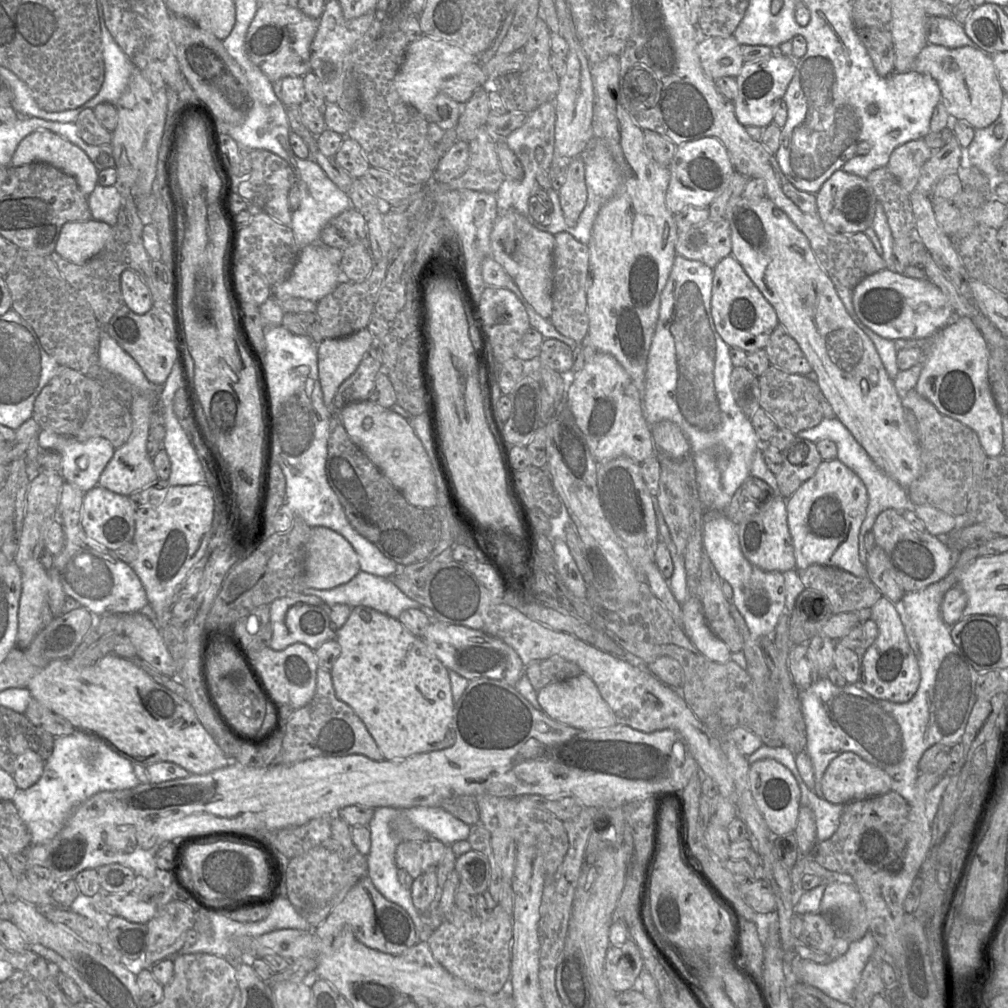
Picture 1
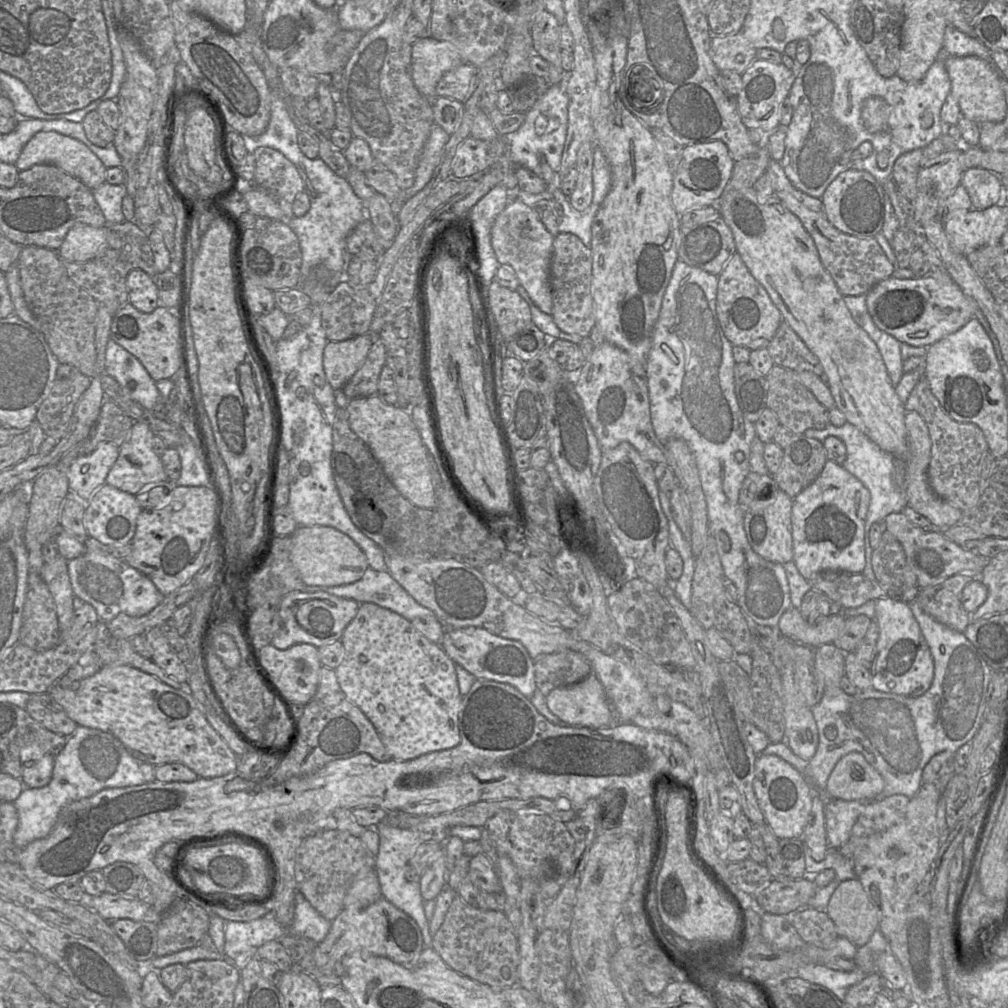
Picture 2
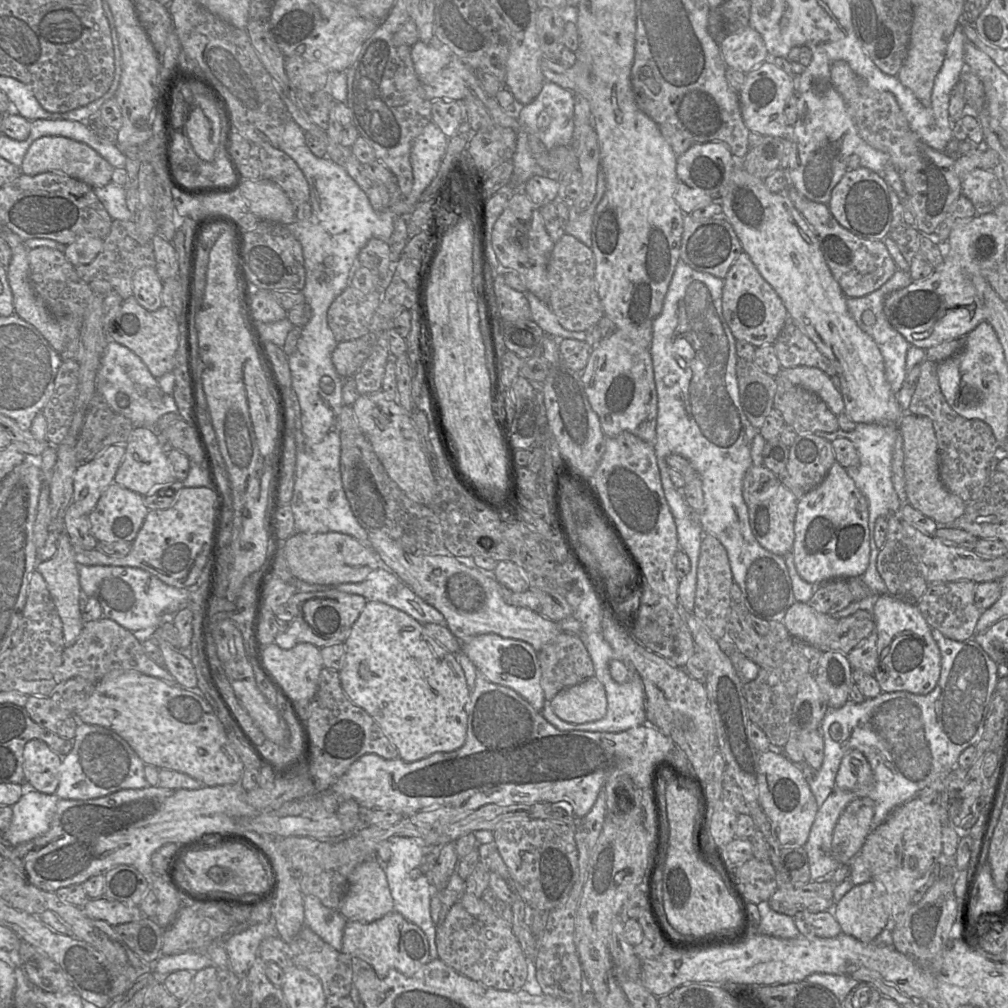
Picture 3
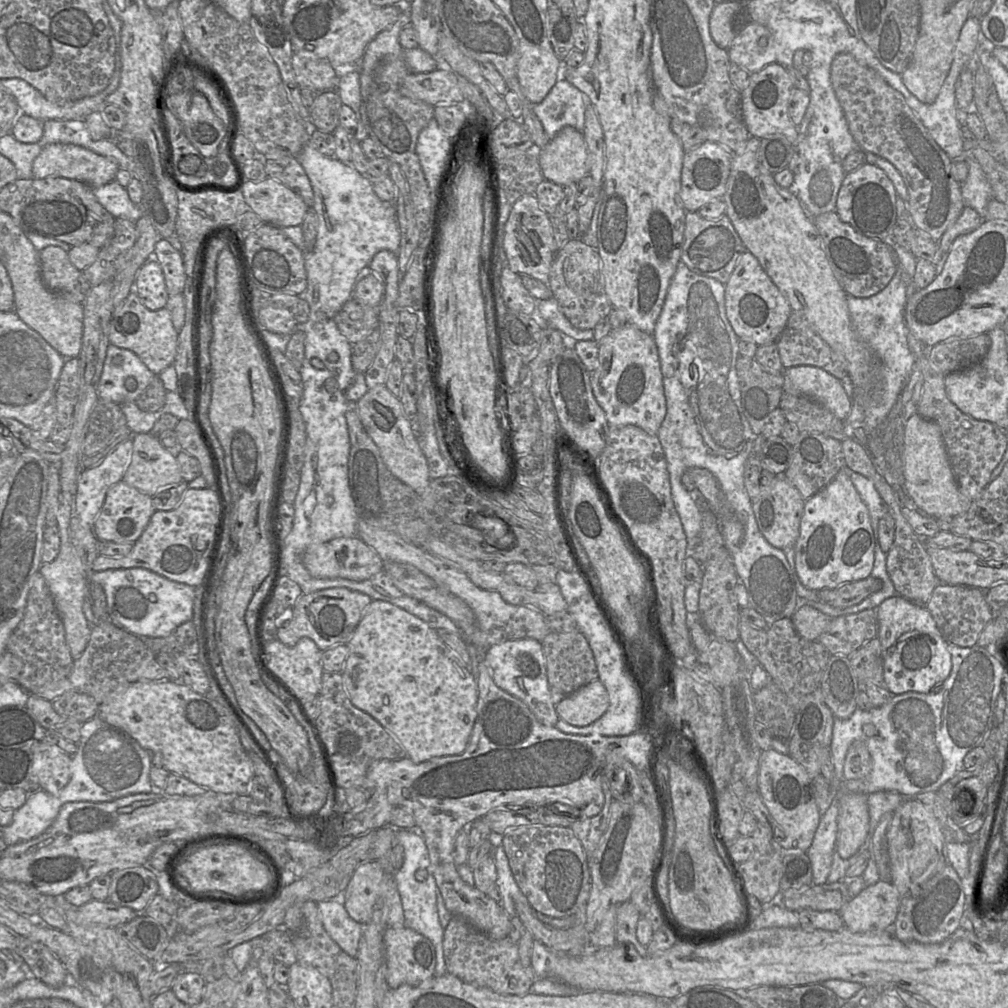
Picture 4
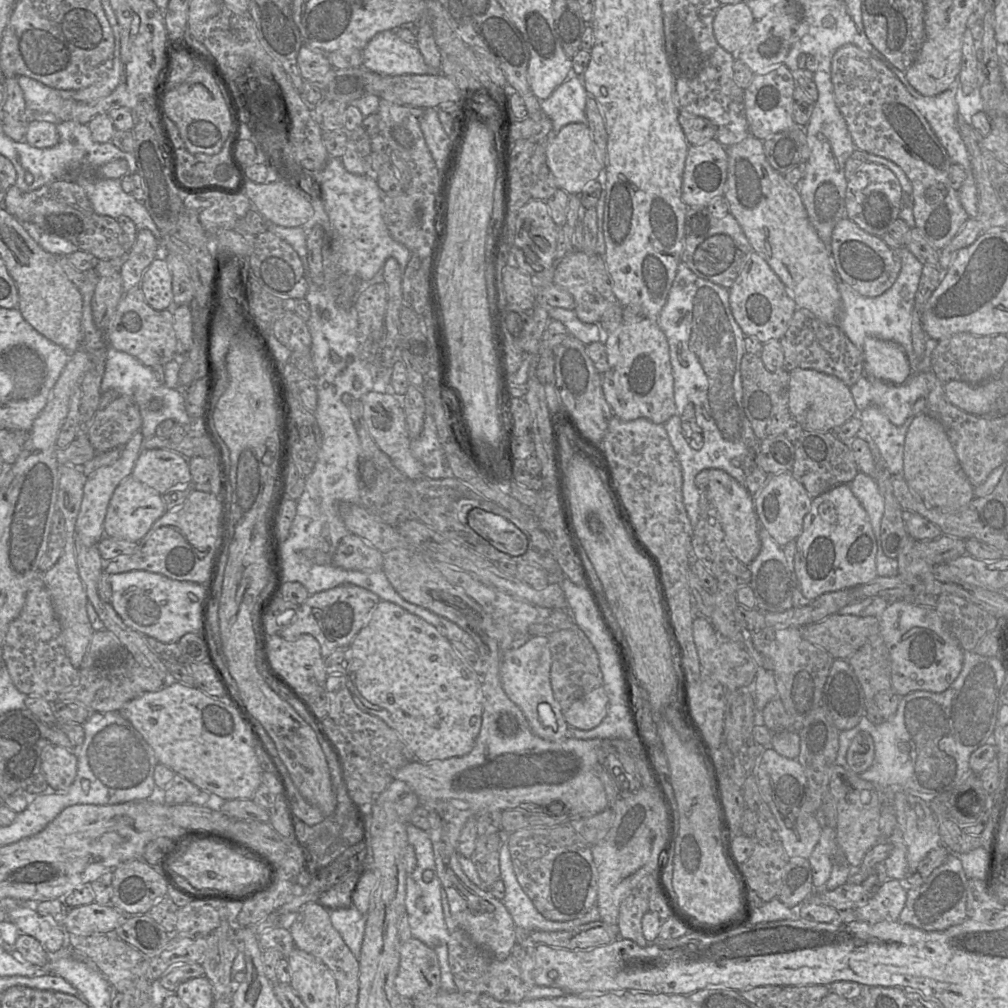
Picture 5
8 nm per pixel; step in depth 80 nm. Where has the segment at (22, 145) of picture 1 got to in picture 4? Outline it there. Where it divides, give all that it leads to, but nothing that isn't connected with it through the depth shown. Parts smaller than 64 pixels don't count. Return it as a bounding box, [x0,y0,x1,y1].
[32,143,120,187]

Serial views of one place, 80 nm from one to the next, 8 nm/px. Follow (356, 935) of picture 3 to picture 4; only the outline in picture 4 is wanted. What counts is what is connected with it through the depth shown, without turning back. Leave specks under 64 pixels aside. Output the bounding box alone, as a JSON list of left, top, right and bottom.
[383,927,436,989]

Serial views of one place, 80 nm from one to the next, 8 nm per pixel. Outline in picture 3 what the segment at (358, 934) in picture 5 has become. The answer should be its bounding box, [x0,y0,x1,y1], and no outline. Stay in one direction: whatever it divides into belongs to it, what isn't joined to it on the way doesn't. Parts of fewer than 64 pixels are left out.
[304,895,348,951]

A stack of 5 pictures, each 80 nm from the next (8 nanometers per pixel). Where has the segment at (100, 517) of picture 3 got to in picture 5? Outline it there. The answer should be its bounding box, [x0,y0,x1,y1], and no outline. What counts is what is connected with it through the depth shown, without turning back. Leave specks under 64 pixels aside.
[104,475,166,543]

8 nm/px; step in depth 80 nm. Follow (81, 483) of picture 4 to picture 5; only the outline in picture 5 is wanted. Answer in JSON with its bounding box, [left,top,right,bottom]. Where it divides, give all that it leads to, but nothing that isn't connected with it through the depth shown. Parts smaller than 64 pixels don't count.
[76,431,145,546]

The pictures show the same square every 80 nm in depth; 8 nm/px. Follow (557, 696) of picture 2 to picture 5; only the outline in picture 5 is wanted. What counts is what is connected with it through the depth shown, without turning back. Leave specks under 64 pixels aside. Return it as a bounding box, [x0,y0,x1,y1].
[563,685,608,730]

